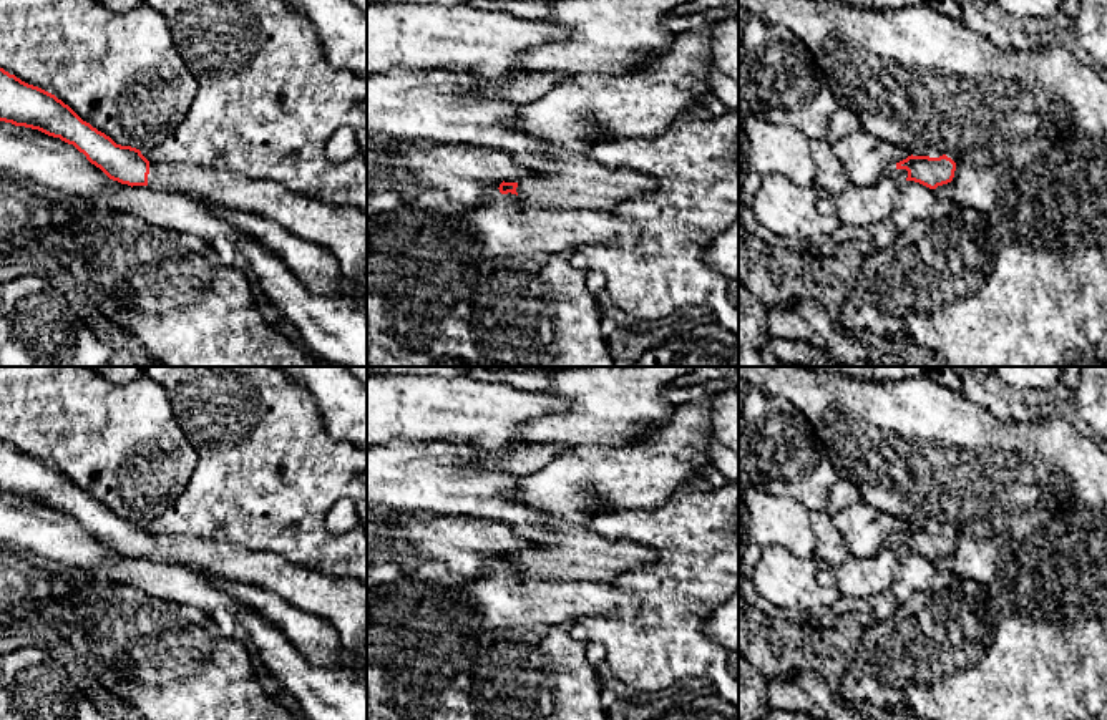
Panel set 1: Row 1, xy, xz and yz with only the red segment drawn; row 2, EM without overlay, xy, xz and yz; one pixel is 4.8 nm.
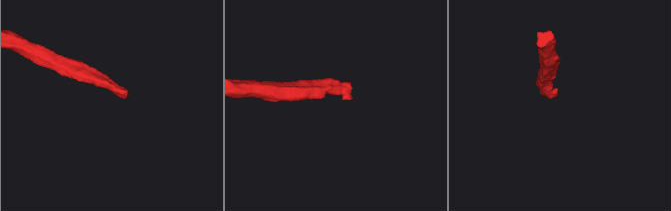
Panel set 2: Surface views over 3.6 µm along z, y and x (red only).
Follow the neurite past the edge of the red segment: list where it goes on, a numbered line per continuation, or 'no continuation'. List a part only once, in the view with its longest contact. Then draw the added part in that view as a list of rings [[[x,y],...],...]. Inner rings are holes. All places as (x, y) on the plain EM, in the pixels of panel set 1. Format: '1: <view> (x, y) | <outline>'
1: xy (342, 603) | [[[149,534],[148,559],[277,594],[290,606],[327,620],[342,645],[367,662],[367,582],[329,577],[279,554],[193,534]]]

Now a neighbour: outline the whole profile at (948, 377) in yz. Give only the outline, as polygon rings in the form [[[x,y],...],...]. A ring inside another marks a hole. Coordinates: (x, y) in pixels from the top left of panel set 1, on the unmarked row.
[[[807,367],[817,372],[840,373],[856,380],[895,382],[929,378],[949,390],[961,392],[963,382],[954,367]]]

